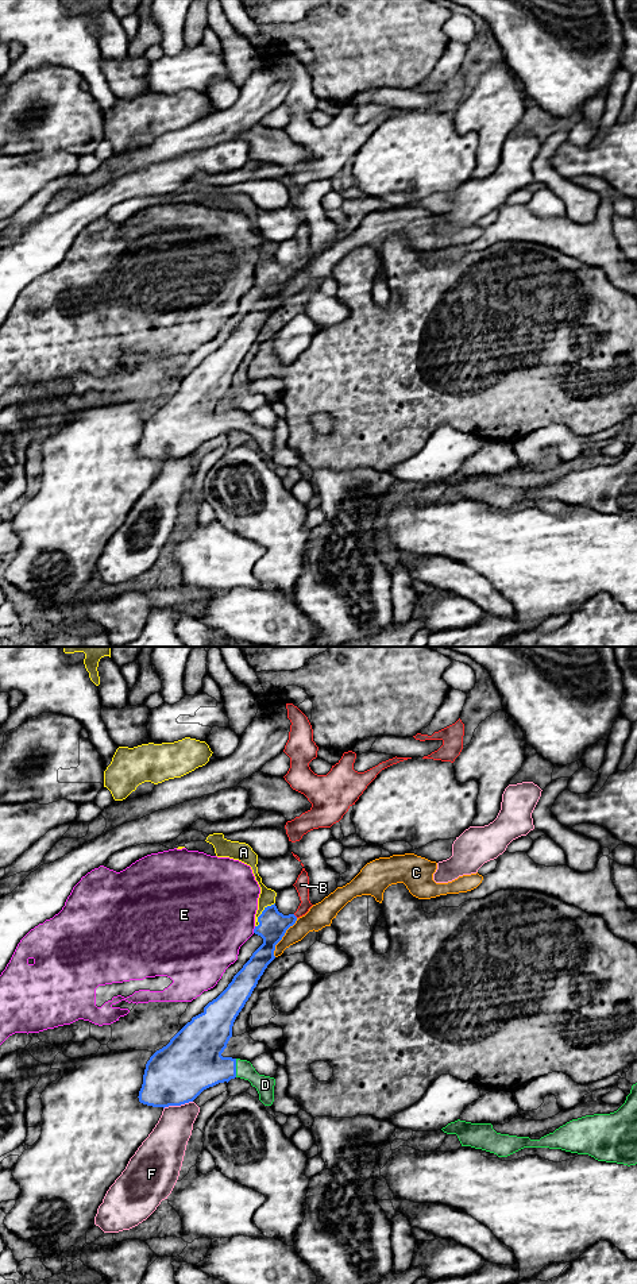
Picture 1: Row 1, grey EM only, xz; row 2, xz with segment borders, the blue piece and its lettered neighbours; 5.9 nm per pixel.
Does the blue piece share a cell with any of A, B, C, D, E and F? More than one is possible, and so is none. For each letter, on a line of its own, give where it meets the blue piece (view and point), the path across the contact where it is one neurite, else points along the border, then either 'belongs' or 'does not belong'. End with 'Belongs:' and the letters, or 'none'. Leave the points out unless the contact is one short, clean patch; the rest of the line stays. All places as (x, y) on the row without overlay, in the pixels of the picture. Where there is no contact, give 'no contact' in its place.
A: meets blue in xz at (262, 265); does not belong
B: meets blue in xz at (294, 268); border along xz (293, 266), (297, 269); does not belong
C: meets blue in xz at (282, 288); border along xz (297, 270), (275, 297), (274, 308); does not belong
D: meets blue in xz at (235, 420); belongs
E: meets blue in xz at (254, 281); does not belong
F: meets blue in xz at (177, 457); does not belong
Belongs: D

